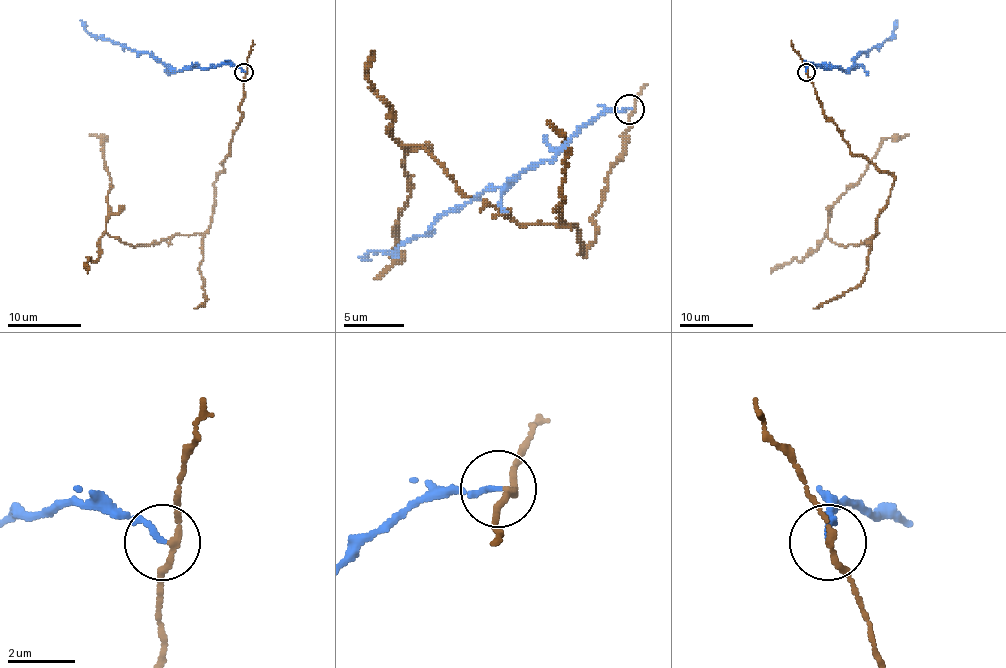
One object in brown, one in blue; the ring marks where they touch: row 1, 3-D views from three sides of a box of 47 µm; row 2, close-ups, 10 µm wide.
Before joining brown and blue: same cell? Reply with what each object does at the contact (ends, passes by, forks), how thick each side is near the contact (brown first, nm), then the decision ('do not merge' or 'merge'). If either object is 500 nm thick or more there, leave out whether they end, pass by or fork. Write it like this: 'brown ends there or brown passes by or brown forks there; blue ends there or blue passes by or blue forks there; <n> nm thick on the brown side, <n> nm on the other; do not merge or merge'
brown passes by; blue ends there; 160 nm thick on the brown side, 150 nm on the other; do not merge

